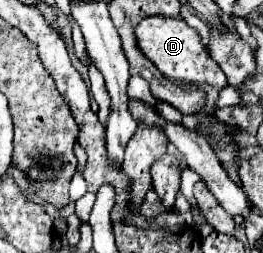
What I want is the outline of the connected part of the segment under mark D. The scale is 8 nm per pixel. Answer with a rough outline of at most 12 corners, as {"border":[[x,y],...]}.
{"border":[[147,16],[143,54],[171,80],[225,88],[227,76],[185,20]]}

